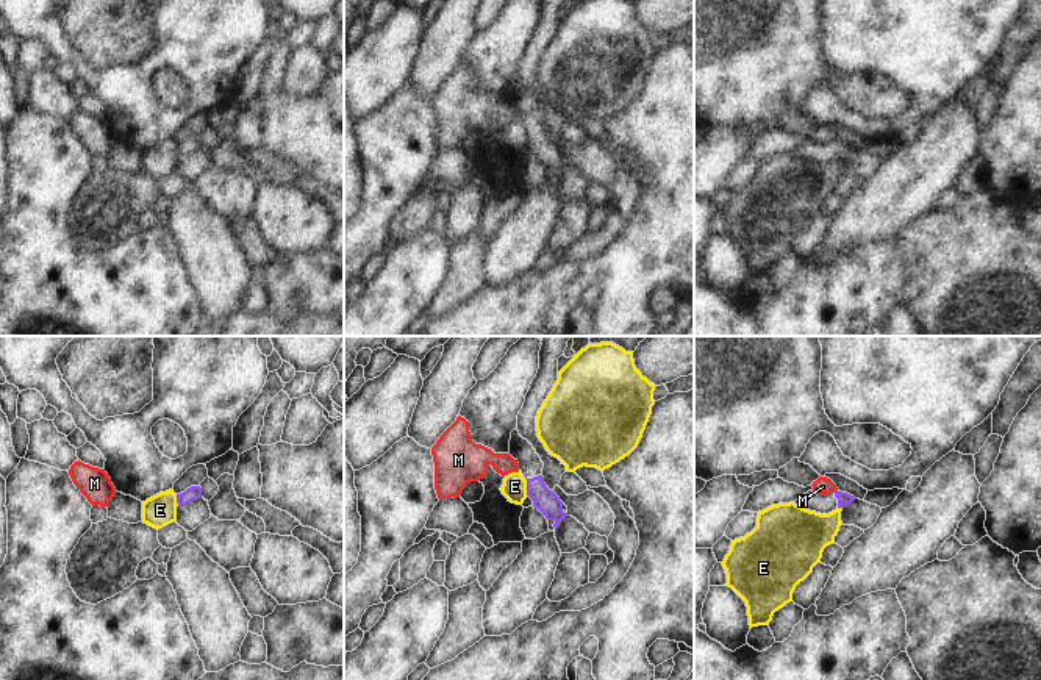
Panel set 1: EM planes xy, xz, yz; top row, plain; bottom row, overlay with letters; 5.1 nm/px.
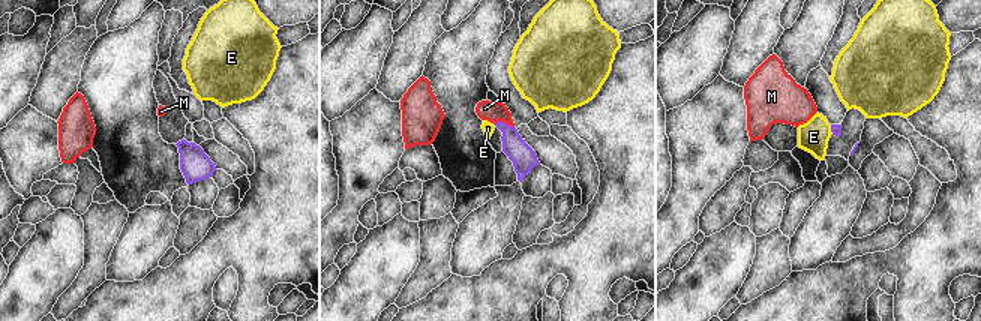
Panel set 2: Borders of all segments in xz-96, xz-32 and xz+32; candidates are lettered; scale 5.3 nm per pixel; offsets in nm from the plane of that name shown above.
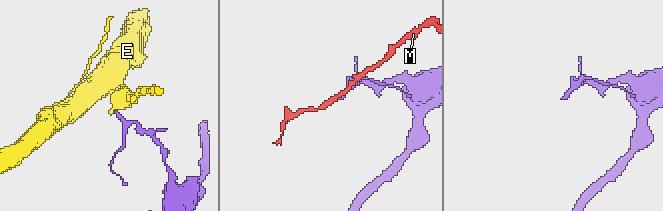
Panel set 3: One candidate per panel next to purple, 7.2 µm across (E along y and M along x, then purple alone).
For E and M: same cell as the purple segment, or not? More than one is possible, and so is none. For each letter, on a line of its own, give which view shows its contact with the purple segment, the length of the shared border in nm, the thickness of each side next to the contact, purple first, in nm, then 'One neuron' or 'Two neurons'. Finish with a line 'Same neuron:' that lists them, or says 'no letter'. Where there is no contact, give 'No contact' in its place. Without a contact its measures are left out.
E: Touches purple in xz. Shared border 80 nm. Thickness 120 nm (purple) against 130 nm. Two neurons
M: No contact. Two neurons
Same neuron: no letter.

